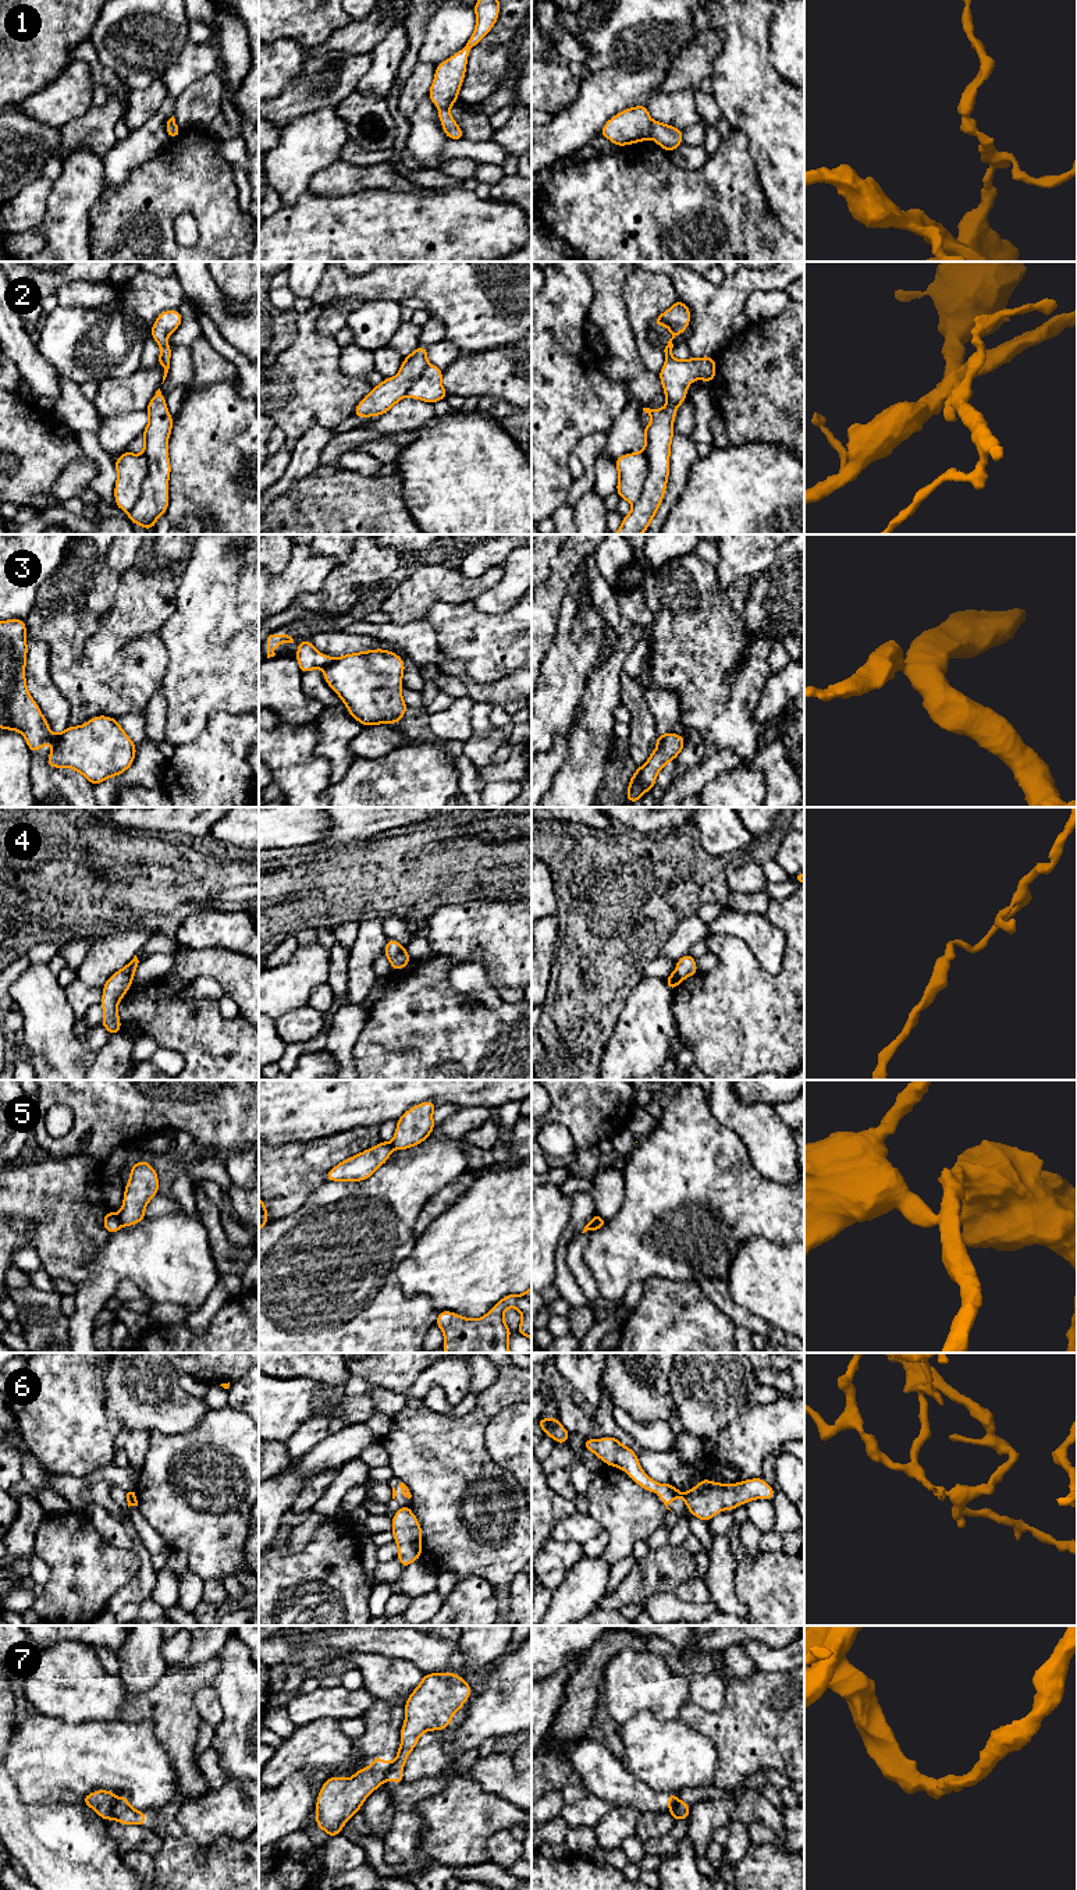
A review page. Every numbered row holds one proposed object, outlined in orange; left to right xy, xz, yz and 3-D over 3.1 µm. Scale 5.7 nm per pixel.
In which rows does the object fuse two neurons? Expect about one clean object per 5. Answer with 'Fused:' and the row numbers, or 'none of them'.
Fused: 1, 2, 3, 4, 5, 6, 7

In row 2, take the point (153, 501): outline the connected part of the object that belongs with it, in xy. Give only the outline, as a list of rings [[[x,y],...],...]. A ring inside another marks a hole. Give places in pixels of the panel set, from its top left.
[[[160,388],[152,397],[145,412],[149,416],[149,423],[142,431],[142,455],[147,459],[149,472],[139,500],[128,512],[128,519],[147,530],[154,529],[157,518],[168,509],[168,480],[171,473],[168,437],[174,420]]]

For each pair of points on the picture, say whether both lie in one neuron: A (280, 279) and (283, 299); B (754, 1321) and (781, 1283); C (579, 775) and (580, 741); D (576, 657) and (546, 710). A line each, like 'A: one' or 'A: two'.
A: one
B: two
C: one
D: one

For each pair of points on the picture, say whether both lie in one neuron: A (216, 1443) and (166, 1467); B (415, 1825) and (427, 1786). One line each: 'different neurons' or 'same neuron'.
A: same neuron
B: same neuron

